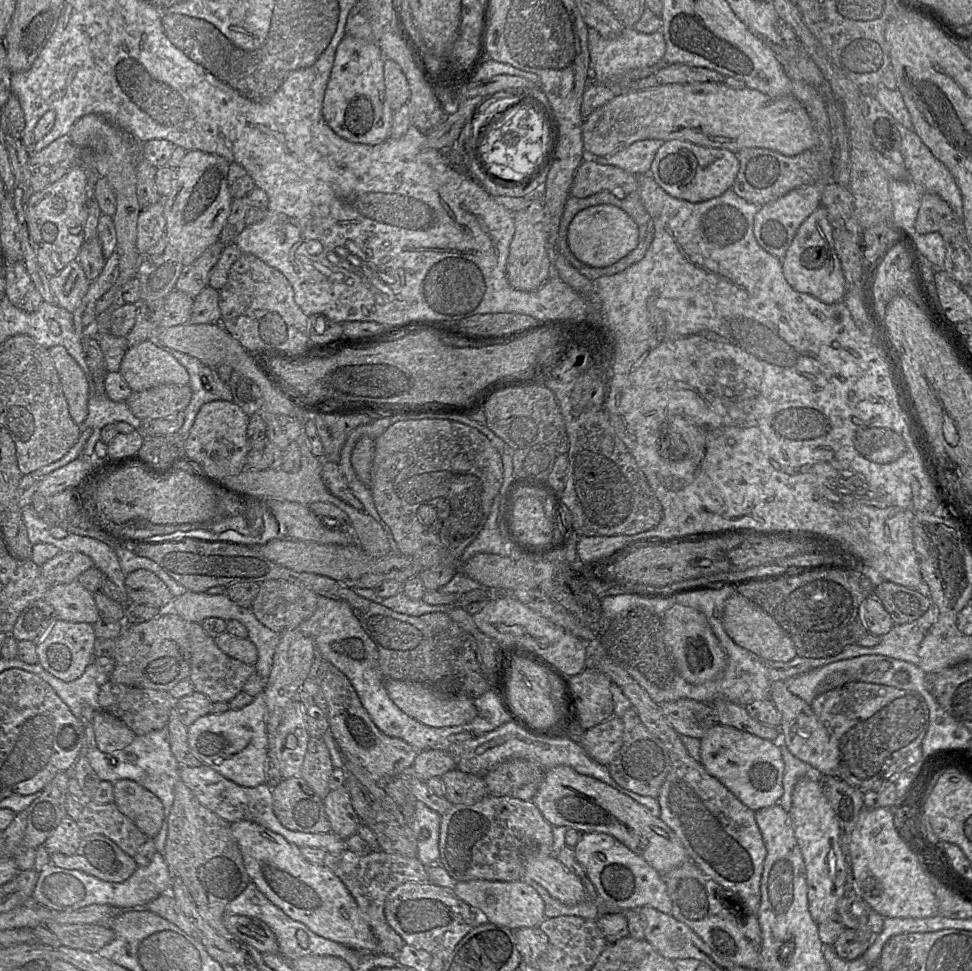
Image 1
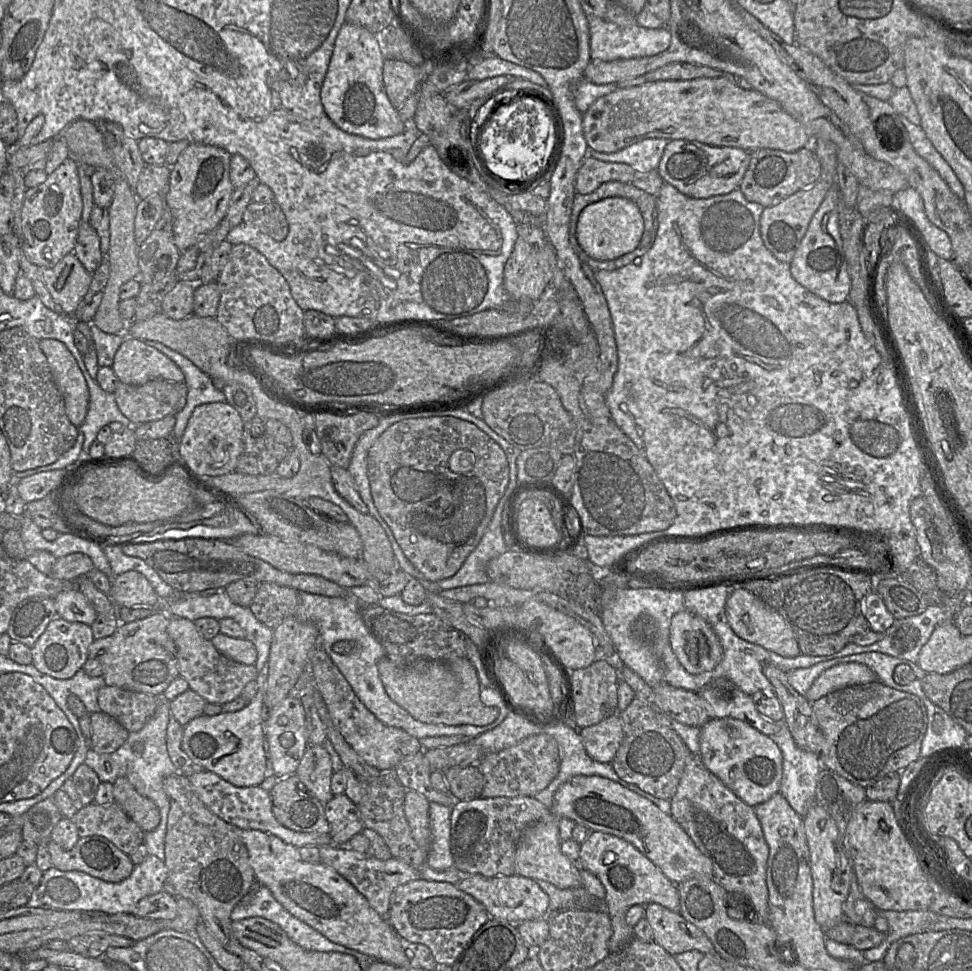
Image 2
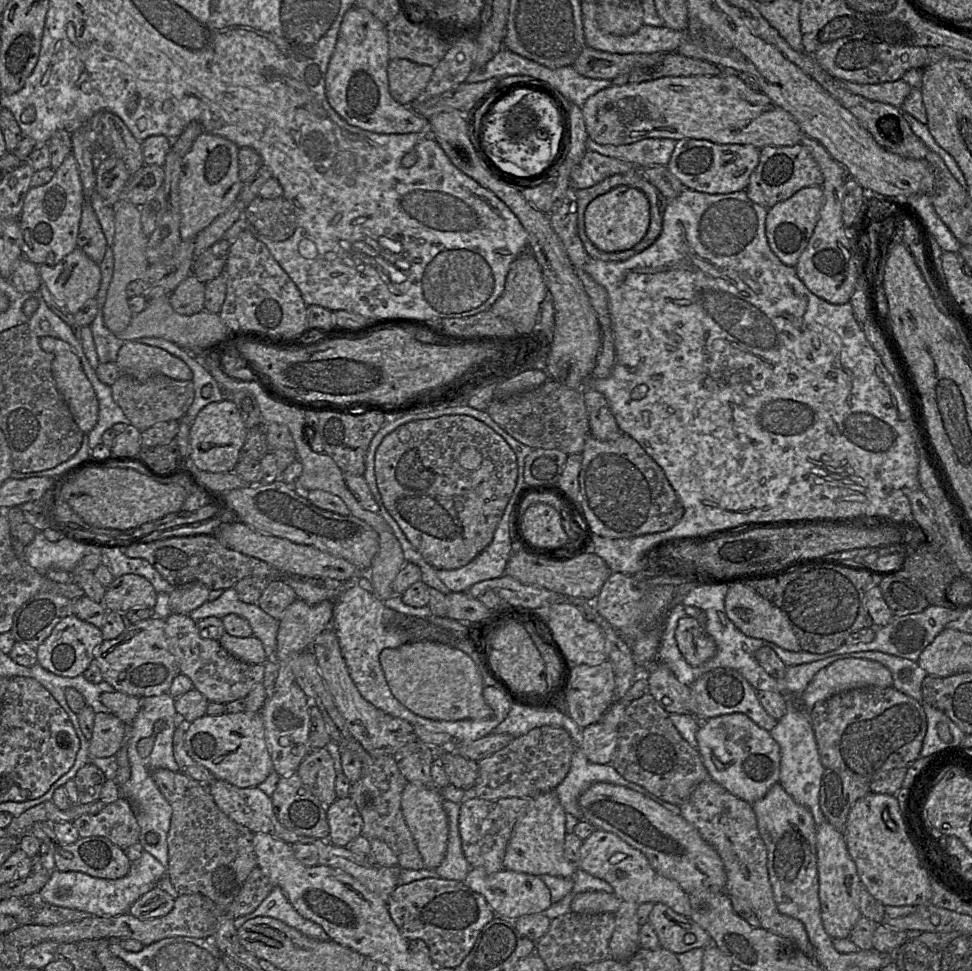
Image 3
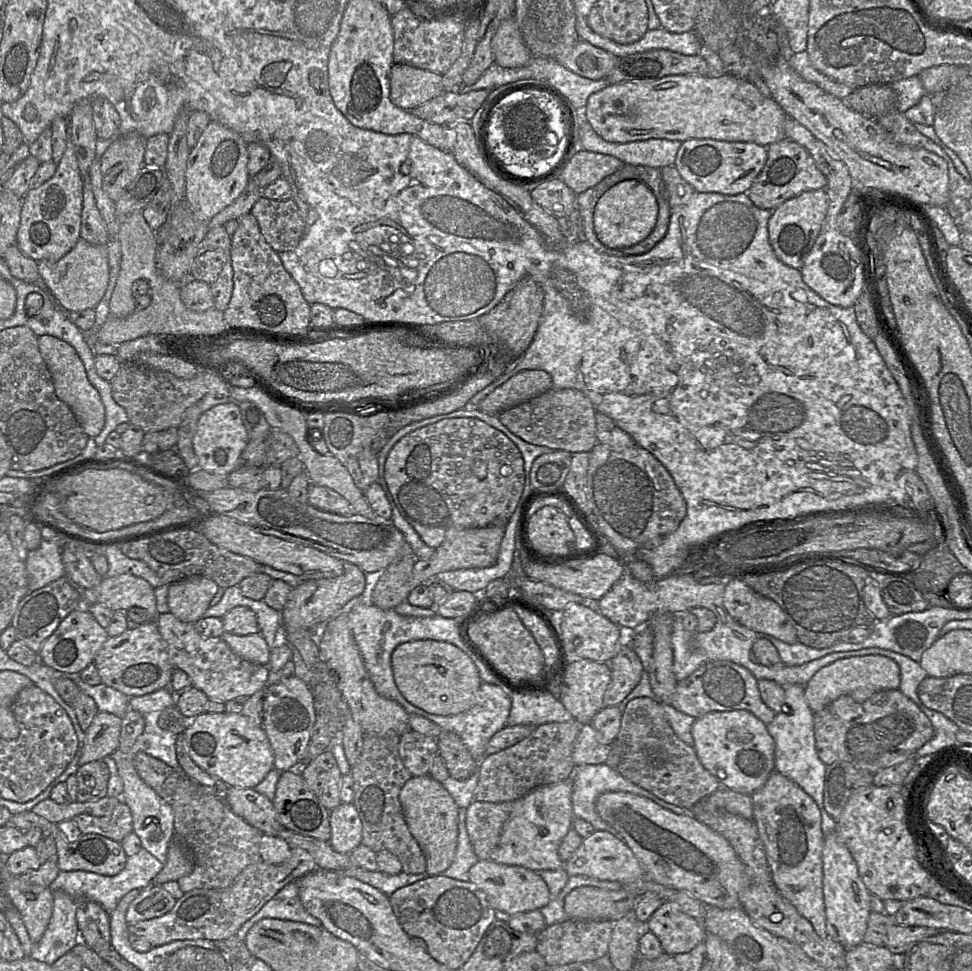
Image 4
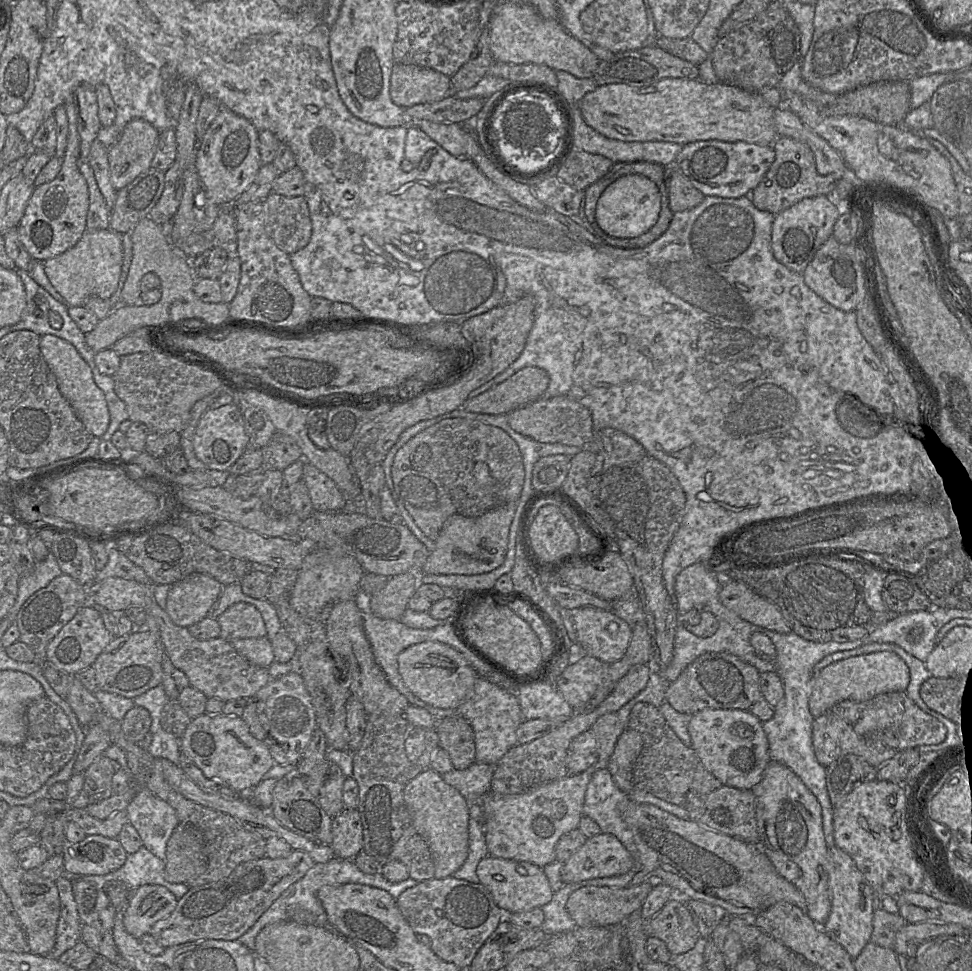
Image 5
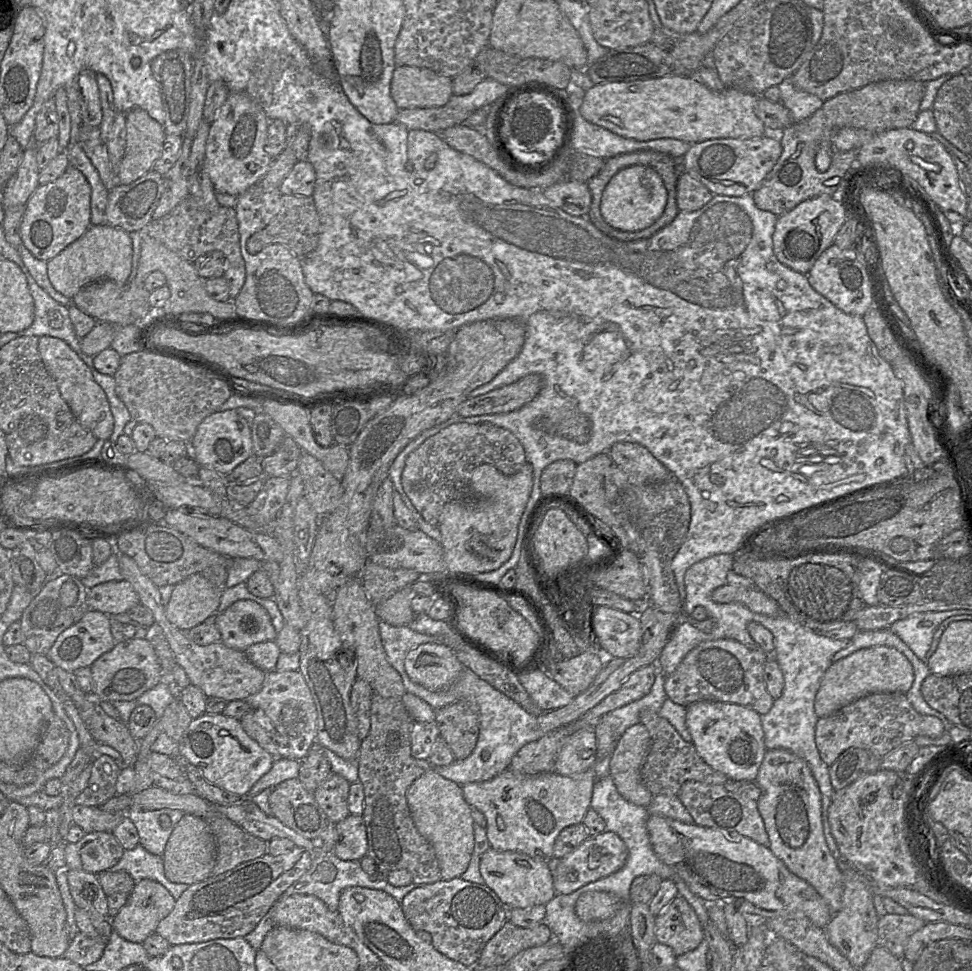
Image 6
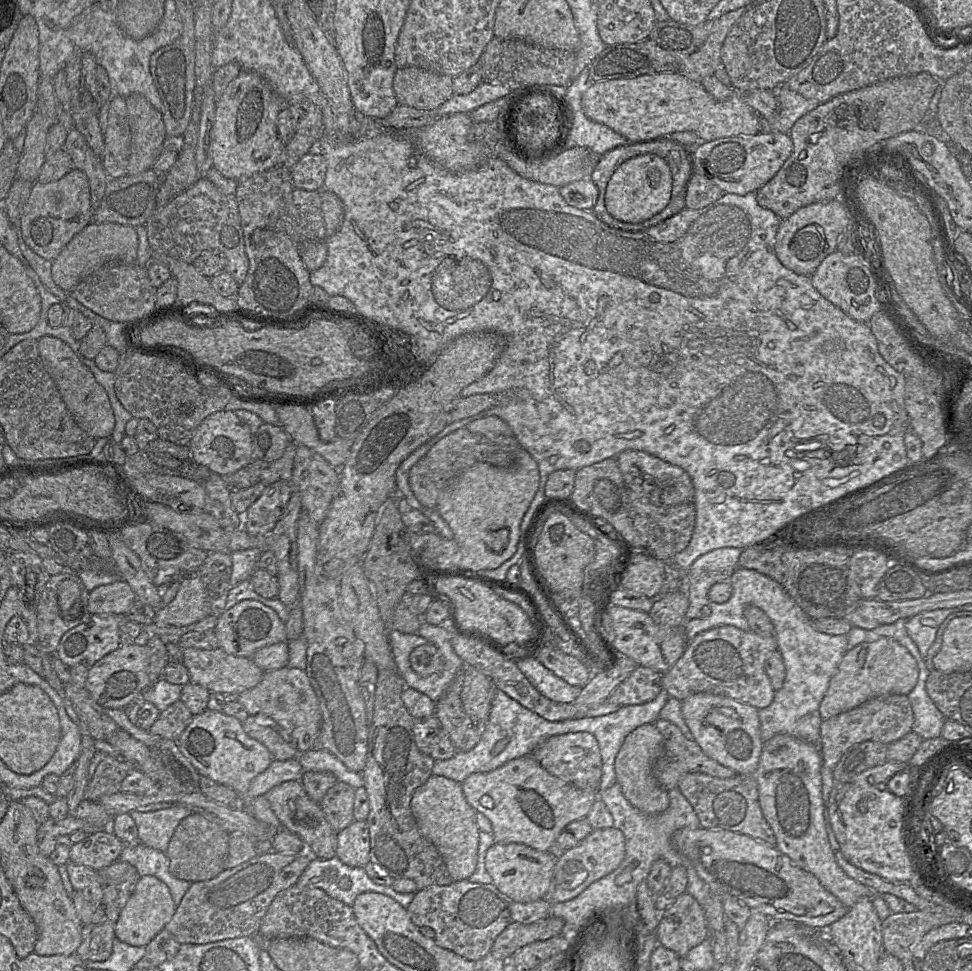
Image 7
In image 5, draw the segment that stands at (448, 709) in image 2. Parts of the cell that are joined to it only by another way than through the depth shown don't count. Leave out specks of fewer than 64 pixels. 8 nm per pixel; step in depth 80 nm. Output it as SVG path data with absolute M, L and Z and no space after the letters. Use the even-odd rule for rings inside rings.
M441 642L409 646L398 656L398 670L405 686L418 699L441 709L456 707L470 698L479 677L459 651Z

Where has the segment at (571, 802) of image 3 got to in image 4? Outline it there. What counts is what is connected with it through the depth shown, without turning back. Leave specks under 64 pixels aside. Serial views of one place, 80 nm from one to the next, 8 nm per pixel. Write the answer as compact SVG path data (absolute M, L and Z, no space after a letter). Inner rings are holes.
M597 764L597 765L574 765L574 772L570 778L572 782L572 809L574 818L581 818L594 827L595 830L602 830L614 833L613 829L601 819L598 815L595 807L597 798L605 792L629 792L638 796L646 797L663 808L670 810L671 812L679 815L686 815L690 813L690 809L685 809L670 803L663 801L651 792L631 783L624 778L616 769L610 767L608 764Z

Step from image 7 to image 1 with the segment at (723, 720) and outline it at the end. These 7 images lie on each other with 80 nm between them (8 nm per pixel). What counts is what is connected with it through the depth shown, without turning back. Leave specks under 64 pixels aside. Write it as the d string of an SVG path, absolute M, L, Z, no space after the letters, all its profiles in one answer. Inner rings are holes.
M720 723L712 726L700 740L700 762L705 770L724 784L744 805L757 811L779 802L783 794L784 762L781 750L774 742Z

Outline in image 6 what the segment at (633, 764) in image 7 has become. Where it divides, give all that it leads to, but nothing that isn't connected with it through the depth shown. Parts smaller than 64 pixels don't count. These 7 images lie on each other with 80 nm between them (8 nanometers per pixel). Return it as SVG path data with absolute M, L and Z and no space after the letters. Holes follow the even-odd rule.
M635 724L622 734L612 753L609 770L618 793L626 801L647 807L653 795L643 785L640 769L651 746L647 728Z

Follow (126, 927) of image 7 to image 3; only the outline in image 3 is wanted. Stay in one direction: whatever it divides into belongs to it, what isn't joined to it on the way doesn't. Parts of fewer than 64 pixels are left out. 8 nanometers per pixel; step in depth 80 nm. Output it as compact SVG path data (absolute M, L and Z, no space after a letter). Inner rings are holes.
M159 887L136 900L129 909L129 914L140 919L148 920L167 915L174 907L175 899Z

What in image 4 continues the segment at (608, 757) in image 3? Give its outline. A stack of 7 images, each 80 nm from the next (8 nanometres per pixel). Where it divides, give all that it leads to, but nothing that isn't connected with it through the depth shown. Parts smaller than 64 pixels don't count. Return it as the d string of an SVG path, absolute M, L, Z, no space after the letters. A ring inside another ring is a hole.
M591 724L582 725L573 747L572 759L575 766L597 765L607 761L612 745L601 744Z

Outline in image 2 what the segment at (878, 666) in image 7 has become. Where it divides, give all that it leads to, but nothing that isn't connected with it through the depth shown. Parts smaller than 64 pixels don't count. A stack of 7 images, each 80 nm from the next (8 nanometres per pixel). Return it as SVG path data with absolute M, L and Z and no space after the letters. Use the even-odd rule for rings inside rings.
M856 662L838 664L821 673L804 697L809 702L814 702L839 689L874 681L877 681L876 674L864 664Z

